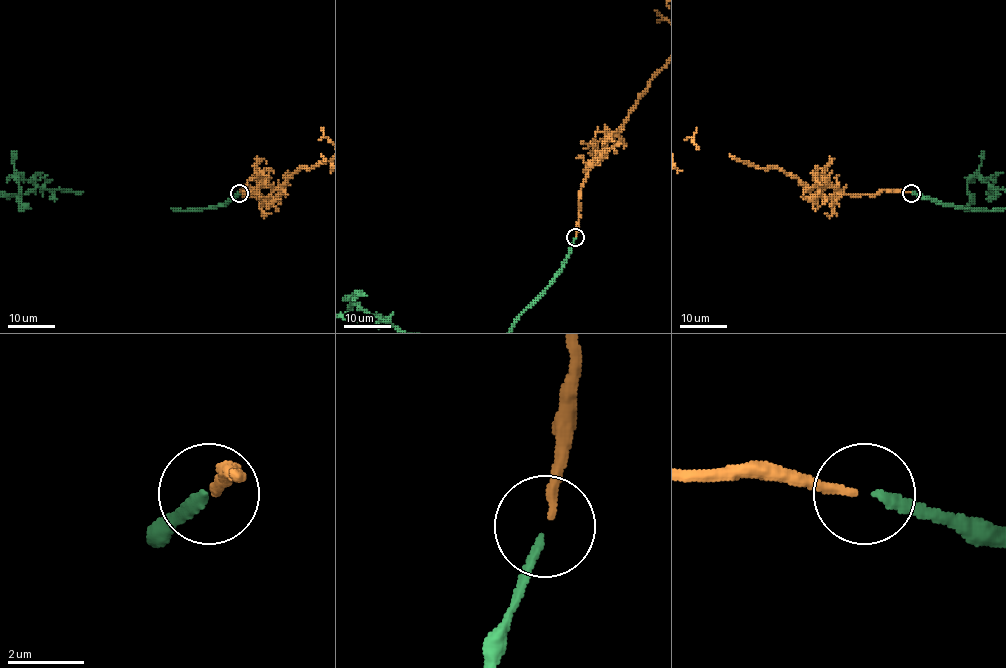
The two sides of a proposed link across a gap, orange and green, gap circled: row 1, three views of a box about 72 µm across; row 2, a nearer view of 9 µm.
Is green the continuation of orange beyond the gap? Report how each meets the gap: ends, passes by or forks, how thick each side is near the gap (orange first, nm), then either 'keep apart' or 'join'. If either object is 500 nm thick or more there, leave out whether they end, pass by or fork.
orange ends there; green ends there; 200 nm thick on the orange side, 200 nm on the other; join

